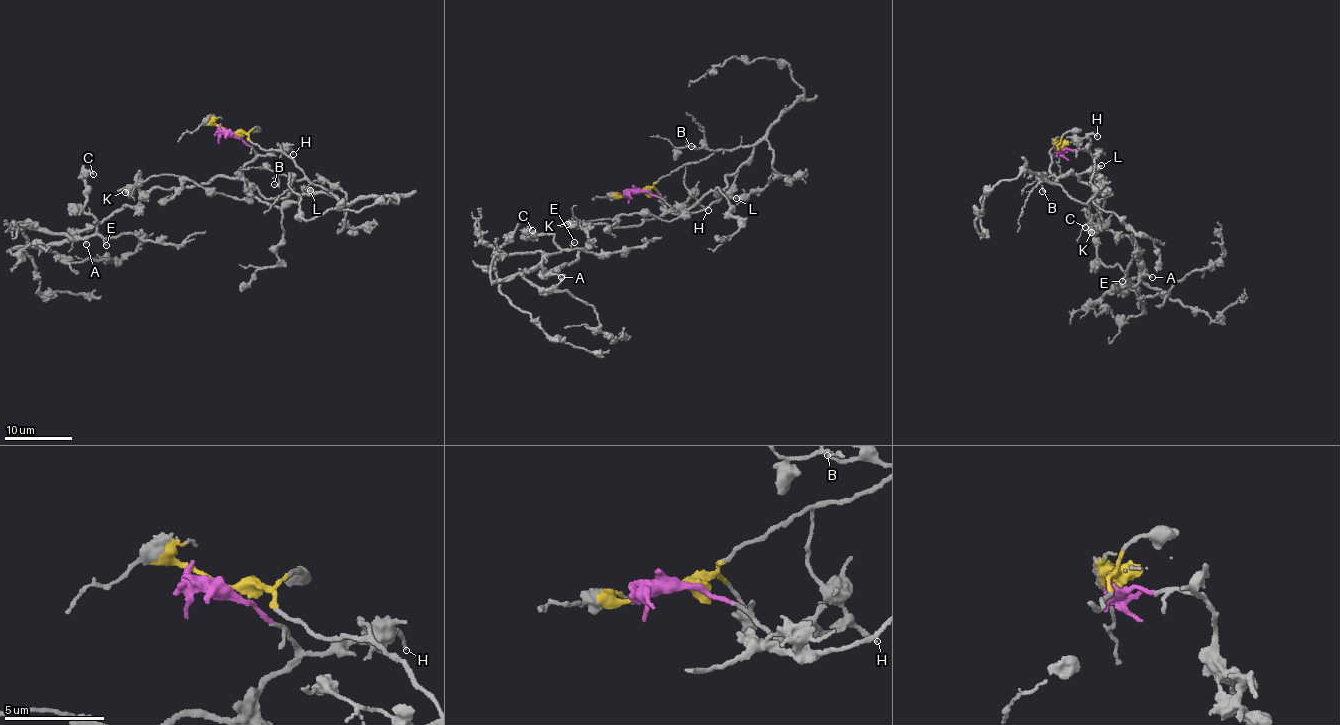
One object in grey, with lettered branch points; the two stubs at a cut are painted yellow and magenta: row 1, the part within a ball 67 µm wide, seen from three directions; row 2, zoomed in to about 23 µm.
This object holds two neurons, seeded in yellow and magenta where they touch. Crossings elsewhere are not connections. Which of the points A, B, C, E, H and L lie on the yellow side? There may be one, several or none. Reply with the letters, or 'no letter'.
B, L

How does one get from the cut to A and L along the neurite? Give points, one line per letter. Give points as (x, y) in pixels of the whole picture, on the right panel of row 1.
A: (1060, 148), (1090, 153), (1104, 193), (1095, 217), (1103, 228), (1128, 237), (1141, 273), (1152, 277)
L: (1060, 148), (1061, 143), (1053, 156), (1050, 153), (1051, 173), (1057, 177), (1102, 165)

